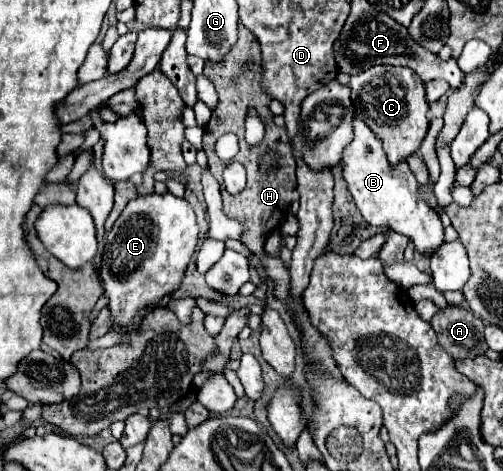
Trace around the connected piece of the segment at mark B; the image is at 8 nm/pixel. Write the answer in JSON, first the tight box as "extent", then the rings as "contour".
{"extent":[342,120,444,254],"contour":[[[354,120],[354,140],[344,150],[342,174],[348,182],[348,190],[354,196],[360,214],[370,226],[384,226],[394,232],[406,234],[408,238],[412,238],[416,250],[422,254],[432,254],[444,242],[442,222],[420,196],[418,182],[410,172],[406,160],[392,166],[386,158],[382,142],[362,120]]]}

